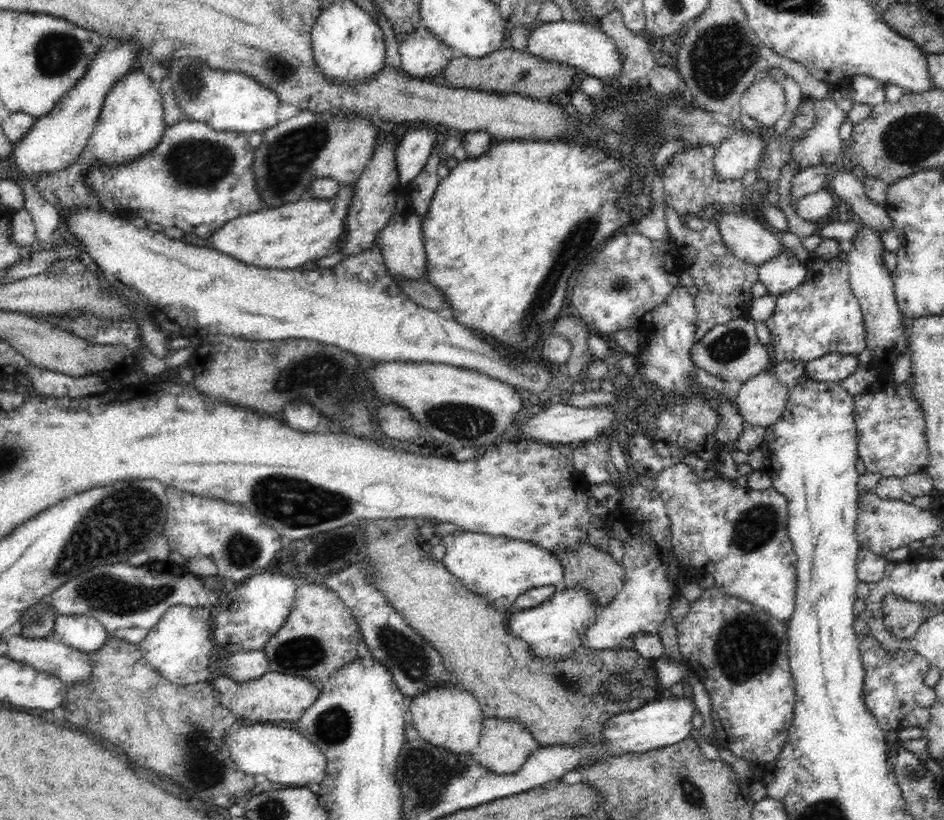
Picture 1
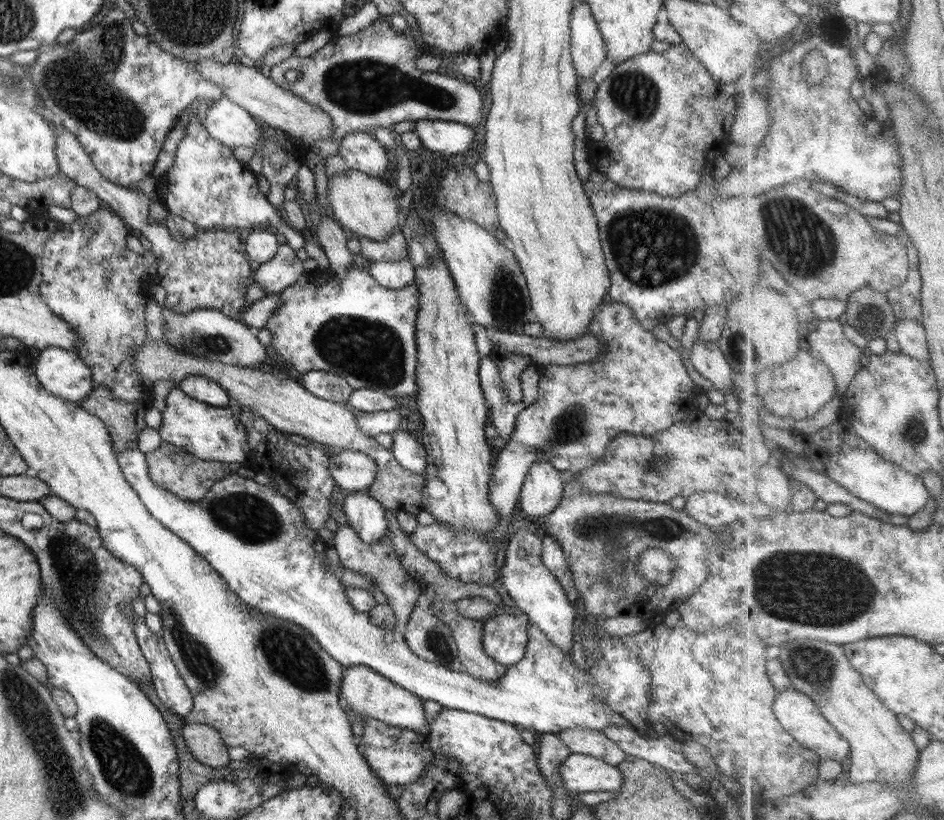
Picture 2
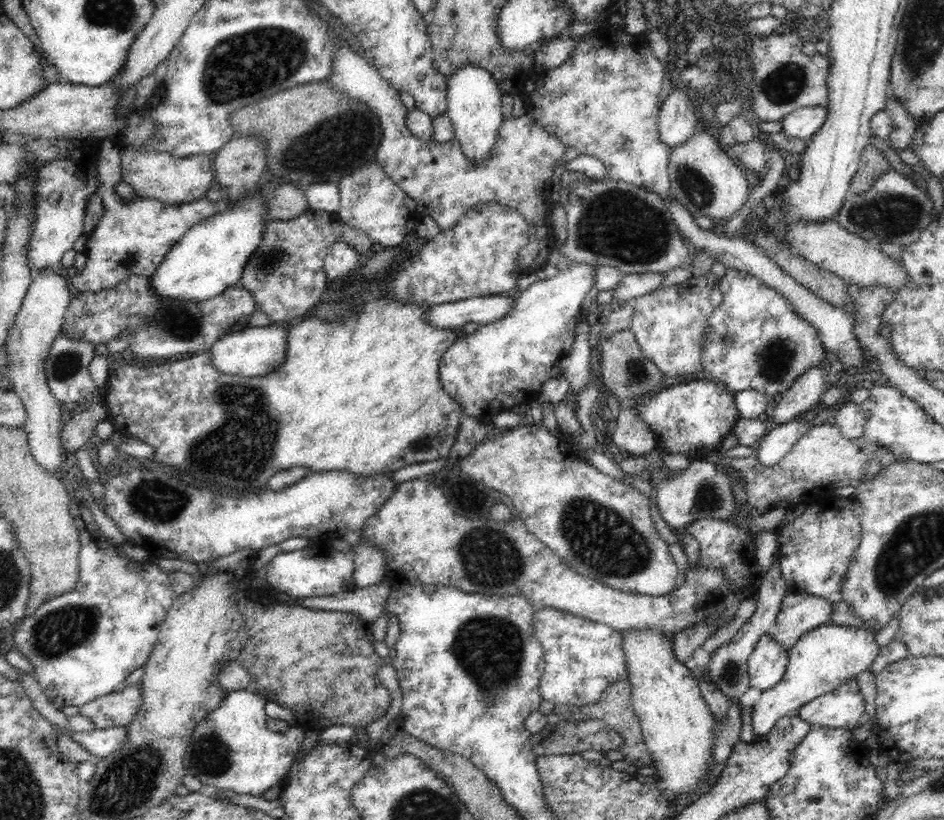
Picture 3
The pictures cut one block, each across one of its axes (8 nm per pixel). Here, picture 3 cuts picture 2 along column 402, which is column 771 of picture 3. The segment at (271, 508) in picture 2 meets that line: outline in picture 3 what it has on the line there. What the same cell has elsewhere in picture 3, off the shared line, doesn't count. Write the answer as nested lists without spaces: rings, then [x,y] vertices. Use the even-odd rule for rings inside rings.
[[[773,633],[762,634],[748,658],[750,684],[760,691],[774,688],[784,678],[788,662],[789,651],[773,639]]]

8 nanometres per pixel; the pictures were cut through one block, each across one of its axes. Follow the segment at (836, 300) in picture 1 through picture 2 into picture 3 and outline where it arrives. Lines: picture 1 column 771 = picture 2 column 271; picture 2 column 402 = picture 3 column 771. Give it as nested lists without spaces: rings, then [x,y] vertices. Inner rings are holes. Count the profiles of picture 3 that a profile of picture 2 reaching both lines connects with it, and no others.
[[[728,268],[720,282],[723,302],[712,312],[703,338],[702,362],[700,378],[722,384],[734,393],[743,390],[755,390],[768,397],[785,393],[791,384],[813,366],[828,363],[827,349],[818,339],[818,331],[794,311],[793,305],[776,290],[764,285],[758,279]]]

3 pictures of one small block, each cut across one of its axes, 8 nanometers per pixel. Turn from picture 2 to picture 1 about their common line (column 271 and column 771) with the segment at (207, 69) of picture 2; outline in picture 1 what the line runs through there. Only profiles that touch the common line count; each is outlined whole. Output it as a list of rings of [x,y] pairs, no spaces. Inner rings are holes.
[[[759,77],[742,95],[741,113],[754,118],[761,127],[774,126],[784,116],[784,112],[784,87],[770,77]]]

